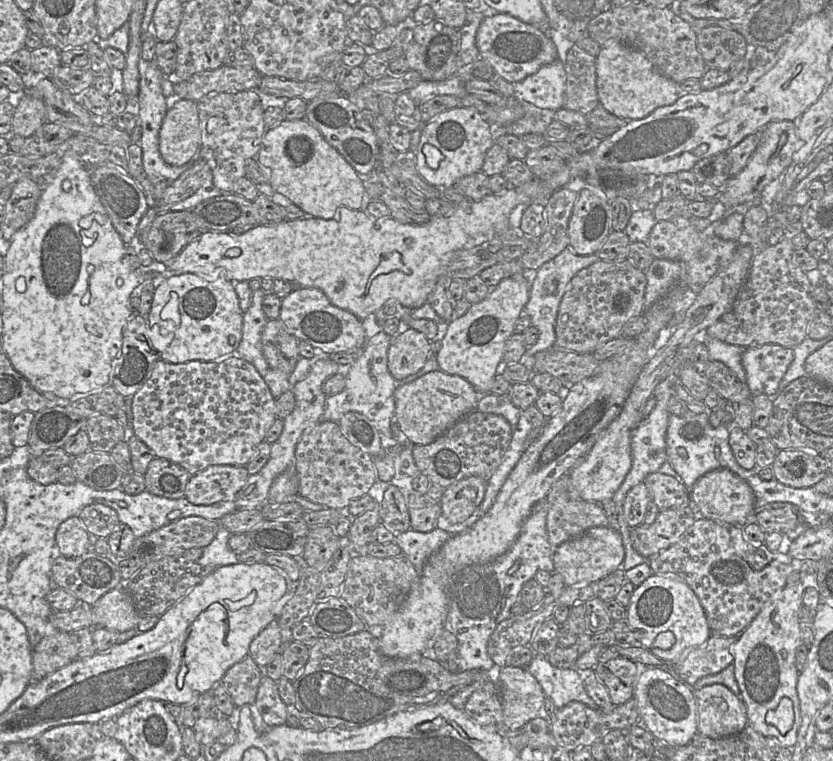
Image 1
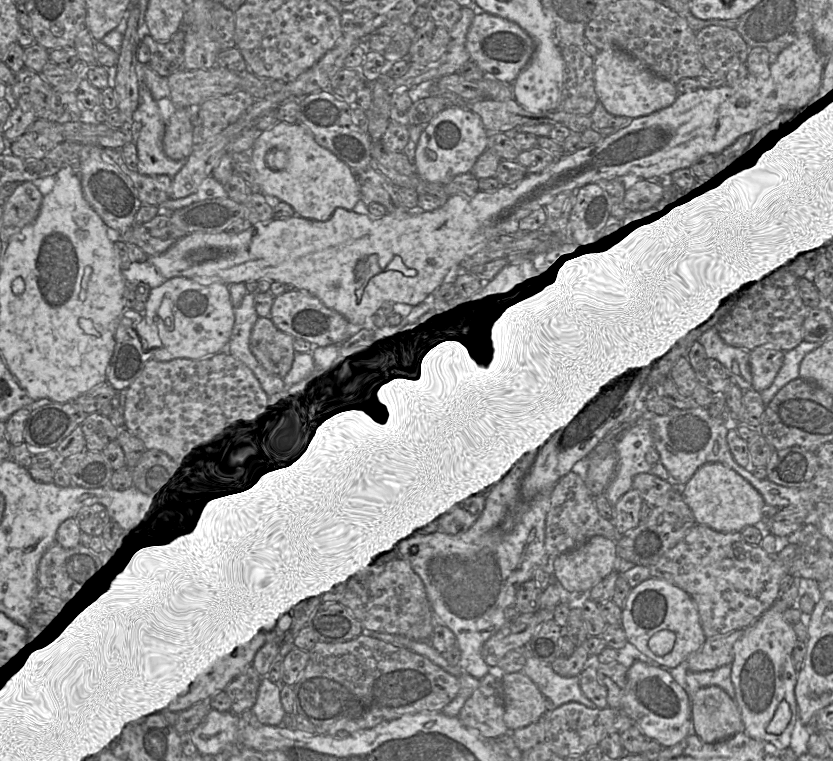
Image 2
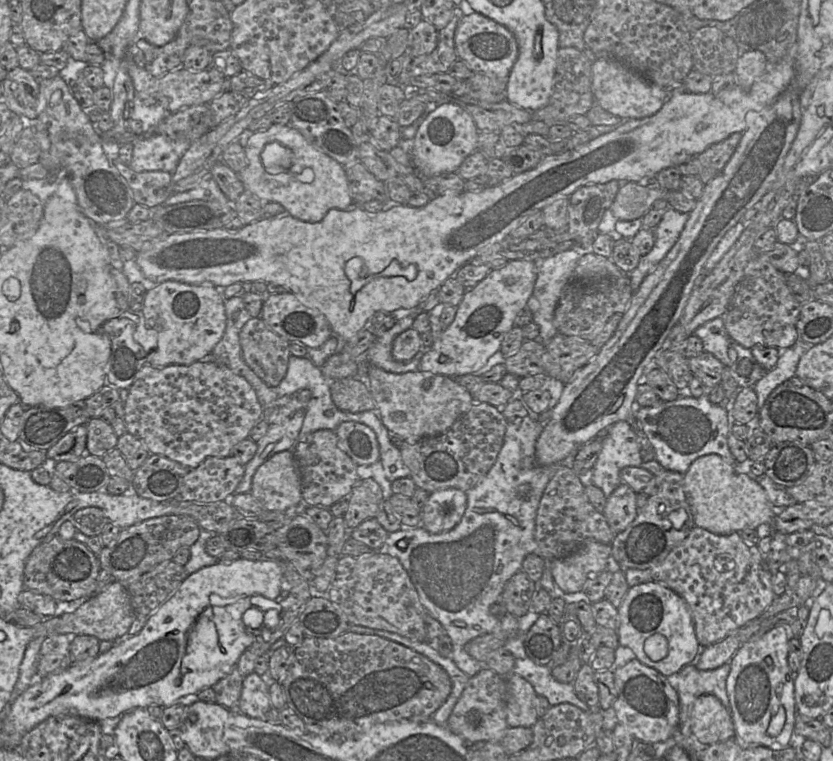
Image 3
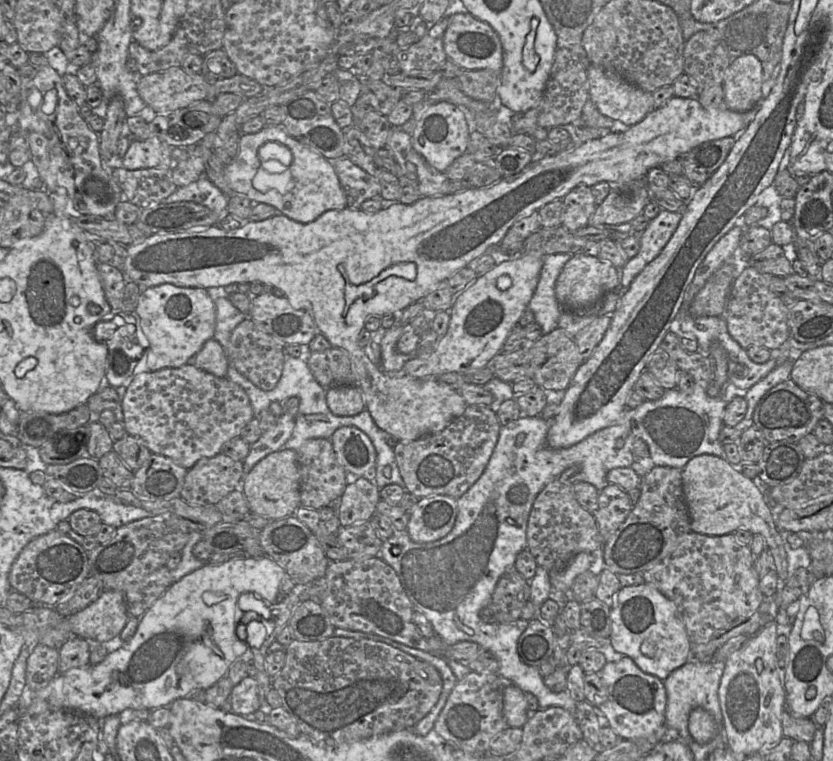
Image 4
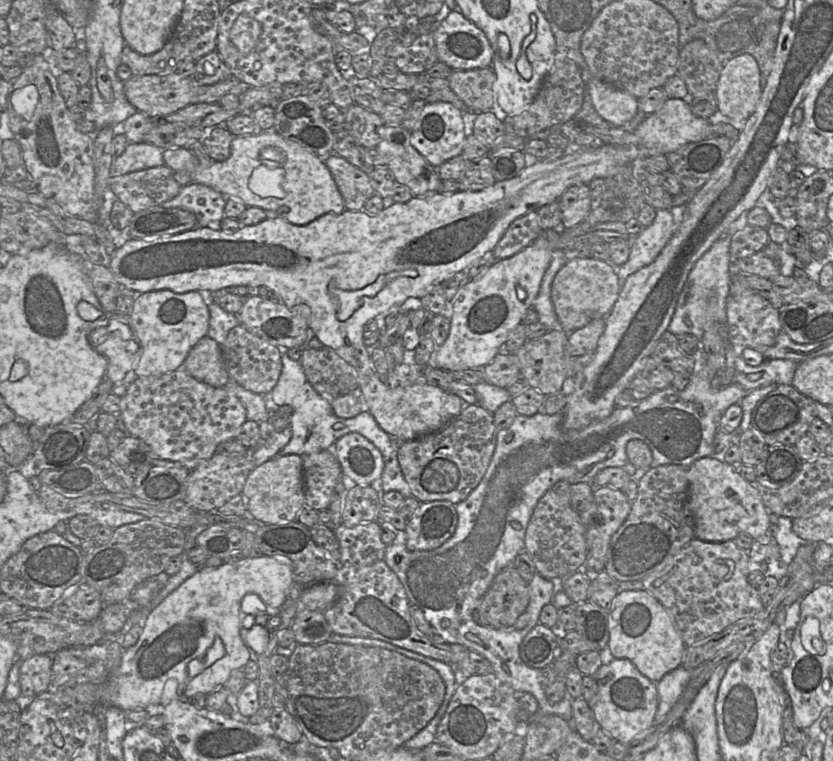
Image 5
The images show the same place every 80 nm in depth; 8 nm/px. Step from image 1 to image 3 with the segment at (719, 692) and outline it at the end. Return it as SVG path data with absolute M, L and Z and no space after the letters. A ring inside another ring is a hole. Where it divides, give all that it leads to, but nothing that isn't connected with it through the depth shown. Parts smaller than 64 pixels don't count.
M704 694L693 703L690 729L703 744L714 744L735 737L730 710L714 695Z

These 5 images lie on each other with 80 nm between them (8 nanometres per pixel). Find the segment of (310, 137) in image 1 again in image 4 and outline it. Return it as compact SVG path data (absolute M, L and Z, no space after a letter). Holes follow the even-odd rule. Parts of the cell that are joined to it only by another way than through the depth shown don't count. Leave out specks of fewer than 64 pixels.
M265 126L259 132L242 134L239 138L239 153L231 164L224 168L225 179L233 194L247 197L253 203L265 203L280 210L282 214L300 223L310 223L328 210L343 210L347 207L346 195L341 187L332 161L290 136L281 126ZM266 142L278 142L289 148L292 163L280 173L269 173L262 167L258 151Z

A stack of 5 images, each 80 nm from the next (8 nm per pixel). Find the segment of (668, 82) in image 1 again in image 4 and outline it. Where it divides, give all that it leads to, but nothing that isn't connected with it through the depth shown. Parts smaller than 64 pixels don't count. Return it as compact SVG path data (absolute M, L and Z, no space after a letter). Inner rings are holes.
M587 66L589 96L605 116L631 126L654 109L652 92L644 91L599 66Z

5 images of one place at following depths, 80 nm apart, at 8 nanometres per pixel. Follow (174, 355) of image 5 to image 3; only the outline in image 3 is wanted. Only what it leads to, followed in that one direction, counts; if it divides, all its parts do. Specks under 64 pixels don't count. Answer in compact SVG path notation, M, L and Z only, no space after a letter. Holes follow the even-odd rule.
M174 280L164 281L148 290L141 310L152 343L147 364L155 367L188 365L209 356L225 332L224 300L221 291L215 286Z

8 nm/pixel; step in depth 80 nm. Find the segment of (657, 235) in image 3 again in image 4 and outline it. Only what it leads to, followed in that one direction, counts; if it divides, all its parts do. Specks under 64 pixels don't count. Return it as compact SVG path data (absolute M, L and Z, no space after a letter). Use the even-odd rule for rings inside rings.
M661 209L639 234L640 248L638 253L629 258L622 268L617 268L620 270L620 292L626 290L635 276L659 255L675 232L681 216L681 212Z

